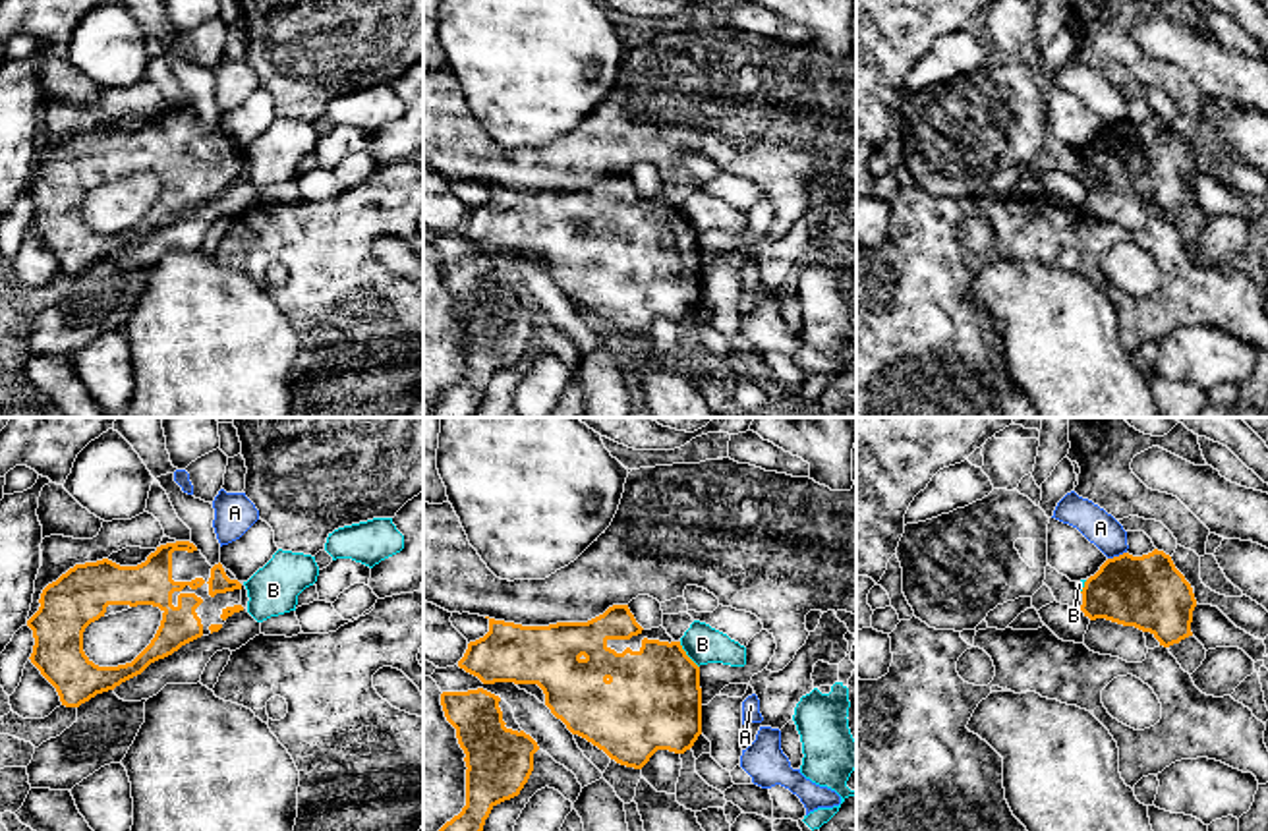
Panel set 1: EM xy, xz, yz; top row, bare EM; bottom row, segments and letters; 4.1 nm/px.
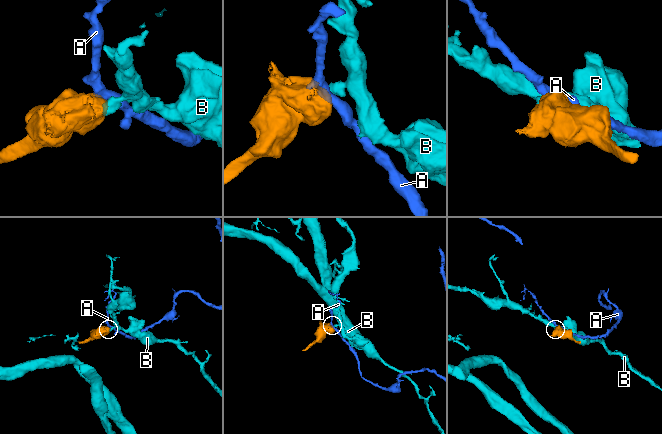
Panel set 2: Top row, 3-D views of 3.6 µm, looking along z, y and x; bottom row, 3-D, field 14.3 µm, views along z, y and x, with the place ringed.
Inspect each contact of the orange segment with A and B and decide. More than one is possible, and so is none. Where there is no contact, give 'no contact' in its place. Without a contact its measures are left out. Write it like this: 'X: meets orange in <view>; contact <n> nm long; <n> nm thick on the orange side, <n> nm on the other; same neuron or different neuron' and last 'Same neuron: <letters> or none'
A: meets orange in yz; contact 90 nm long; 300 nm thick on the orange side, 140 nm on the other; different neuron
B: meets orange in xz; contact 140 nm long; 400 nm thick on the orange side, 160 nm on the other; different neuron
Same neuron: none

